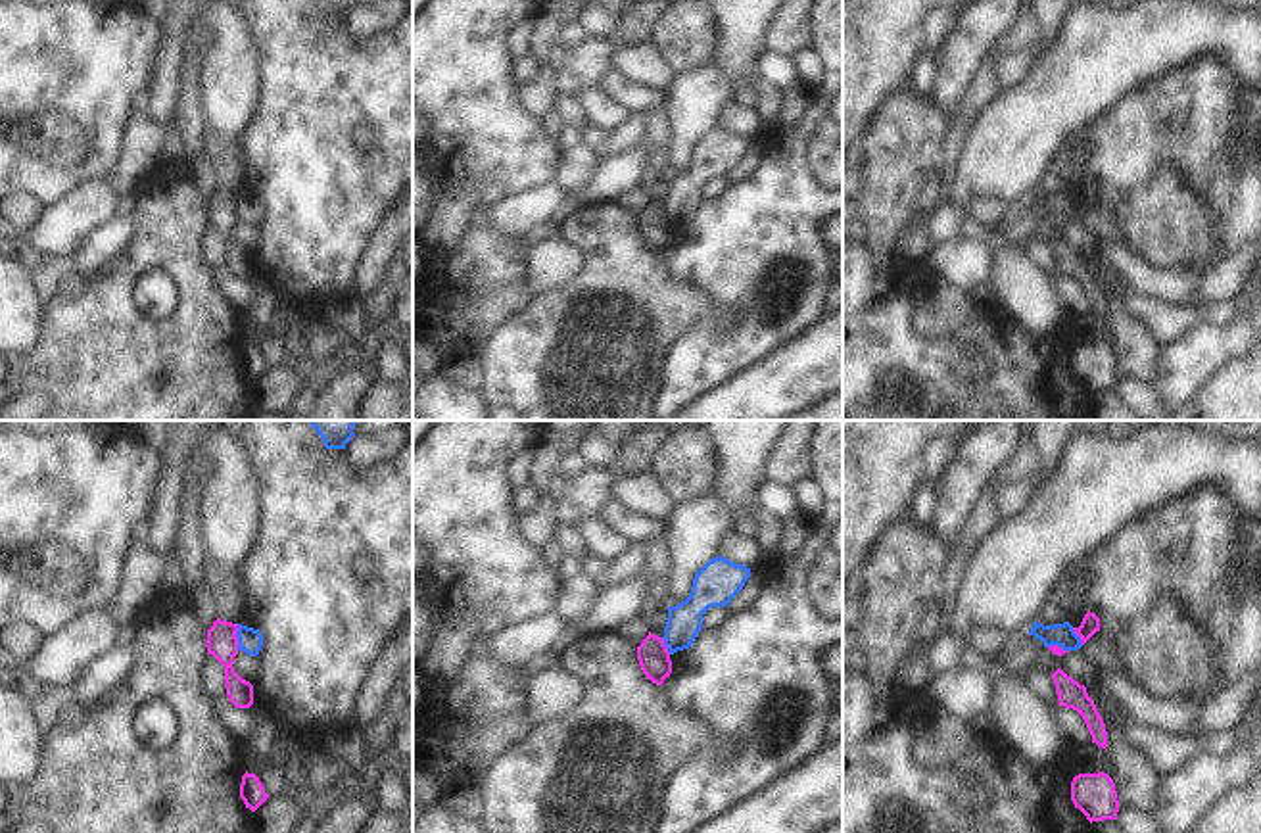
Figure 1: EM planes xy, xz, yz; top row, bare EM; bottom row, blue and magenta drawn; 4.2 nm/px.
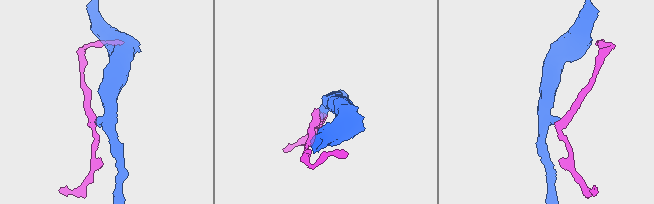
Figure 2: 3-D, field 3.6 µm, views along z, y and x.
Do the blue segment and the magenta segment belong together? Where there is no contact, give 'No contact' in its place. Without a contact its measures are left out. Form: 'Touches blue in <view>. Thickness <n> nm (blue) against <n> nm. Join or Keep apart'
Touches blue in xy. Thickness 100 nm (blue) against 130 nm. Keep apart.

